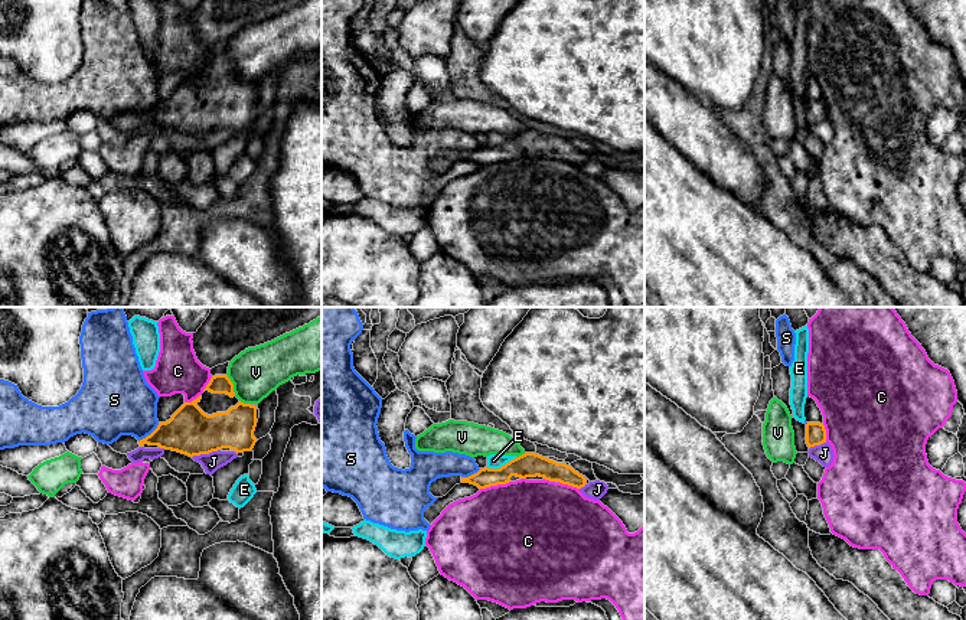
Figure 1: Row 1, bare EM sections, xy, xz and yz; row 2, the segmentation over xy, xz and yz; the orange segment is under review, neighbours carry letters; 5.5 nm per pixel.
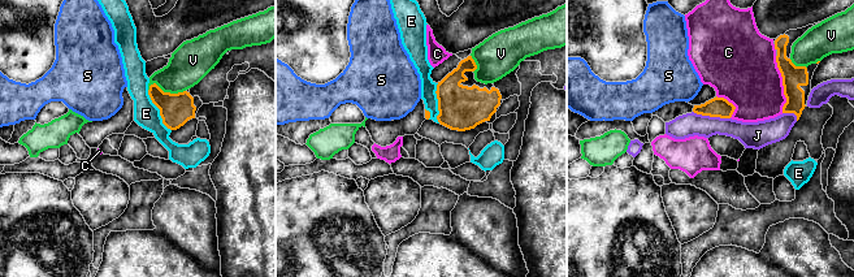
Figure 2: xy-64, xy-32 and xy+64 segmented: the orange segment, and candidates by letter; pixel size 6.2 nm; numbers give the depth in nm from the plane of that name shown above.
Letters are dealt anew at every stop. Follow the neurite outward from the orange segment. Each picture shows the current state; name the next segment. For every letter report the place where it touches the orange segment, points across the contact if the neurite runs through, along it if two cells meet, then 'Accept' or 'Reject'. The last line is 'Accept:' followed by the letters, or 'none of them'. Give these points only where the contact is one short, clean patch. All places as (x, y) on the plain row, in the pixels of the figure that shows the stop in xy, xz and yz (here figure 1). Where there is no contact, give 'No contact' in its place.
C: Touches orange at xz (495, 162). Reject
E: Touches orange at xz (502, 143). Boundary: xz (516, 134), (499, 144), (488, 144). Reject
J: Touches orange at xy (205, 130). Reject
S: Touches orange at xy (150, 111). Boundary: xy (159, 100), (139, 118). Reject
V: Touches orange at xy (232, 62). Reject
Accept: none of them

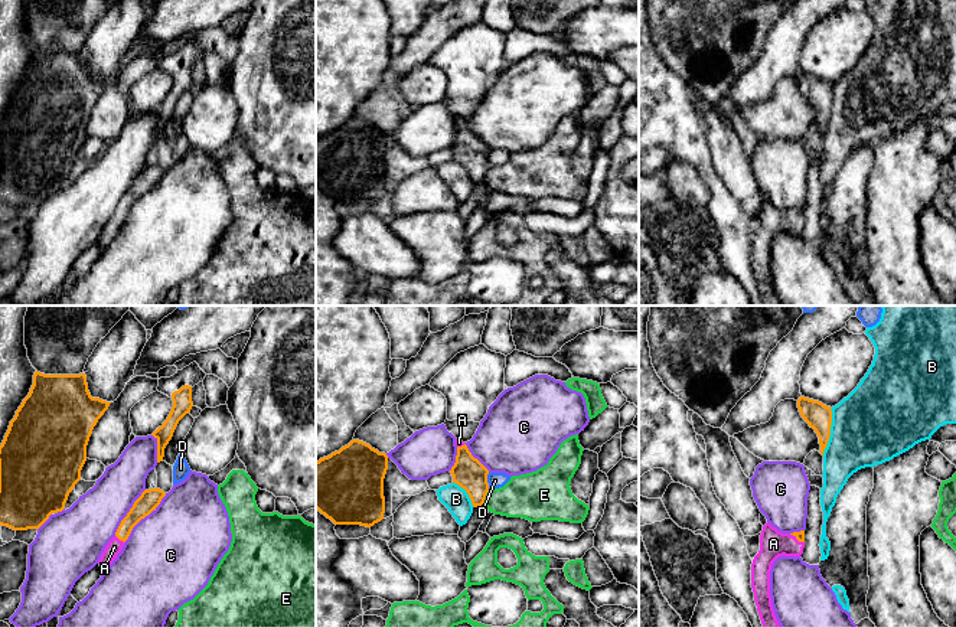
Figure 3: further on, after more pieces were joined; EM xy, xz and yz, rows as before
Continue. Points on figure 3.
A: Touches orange at xy (120, 216). Path across: xy (146, 180), (127, 201), (120, 216), (114, 224). Accept
B: Touches orange at yz (829, 108). Reject
C: Touches orange at xy (144, 193). Reject
D: Touches orange at xz (486, 159). Reject
E: Touches orange at xz (485, 173). Reject
Accept: A

